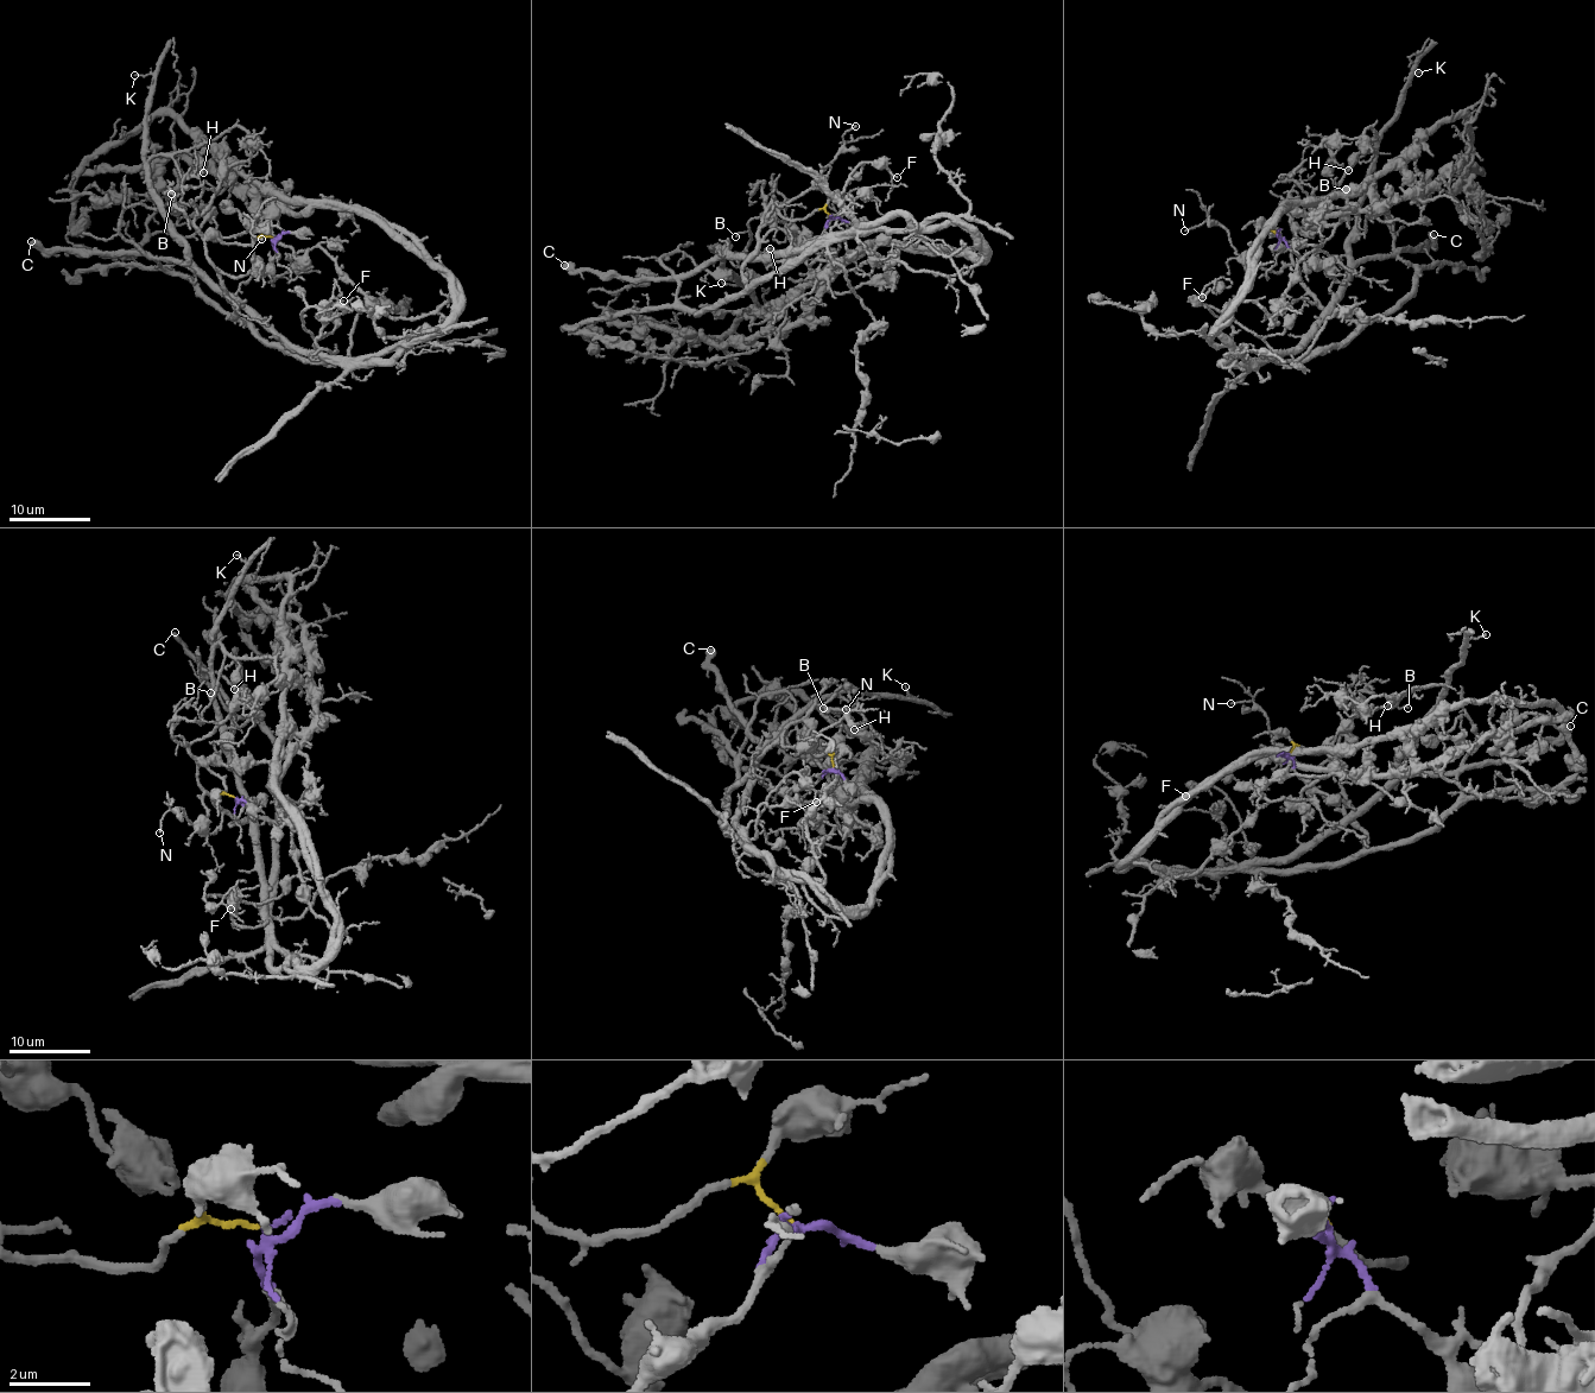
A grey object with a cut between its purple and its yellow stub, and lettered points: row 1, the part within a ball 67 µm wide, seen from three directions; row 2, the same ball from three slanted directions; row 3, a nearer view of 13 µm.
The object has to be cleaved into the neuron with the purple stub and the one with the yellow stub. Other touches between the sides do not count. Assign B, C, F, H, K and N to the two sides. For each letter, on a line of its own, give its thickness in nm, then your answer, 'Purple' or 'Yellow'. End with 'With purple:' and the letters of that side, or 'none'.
B: Thickness 100 nm. Purple
C: Thickness 500 nm. Purple
F: Thickness 90 nm. Purple
H: Thickness 280 nm. Purple
K: Thickness 120 nm. Purple
N: Thickness 90 nm. Yellow
With purple: B, C, F, H, K

